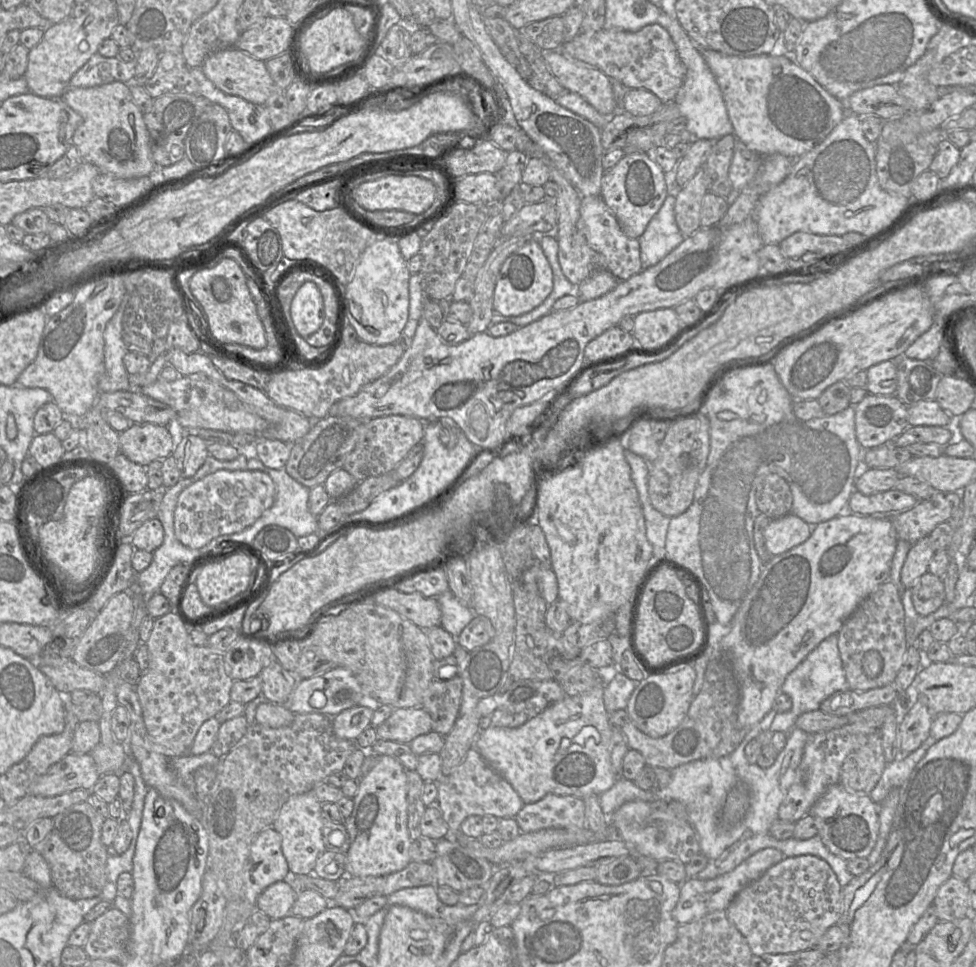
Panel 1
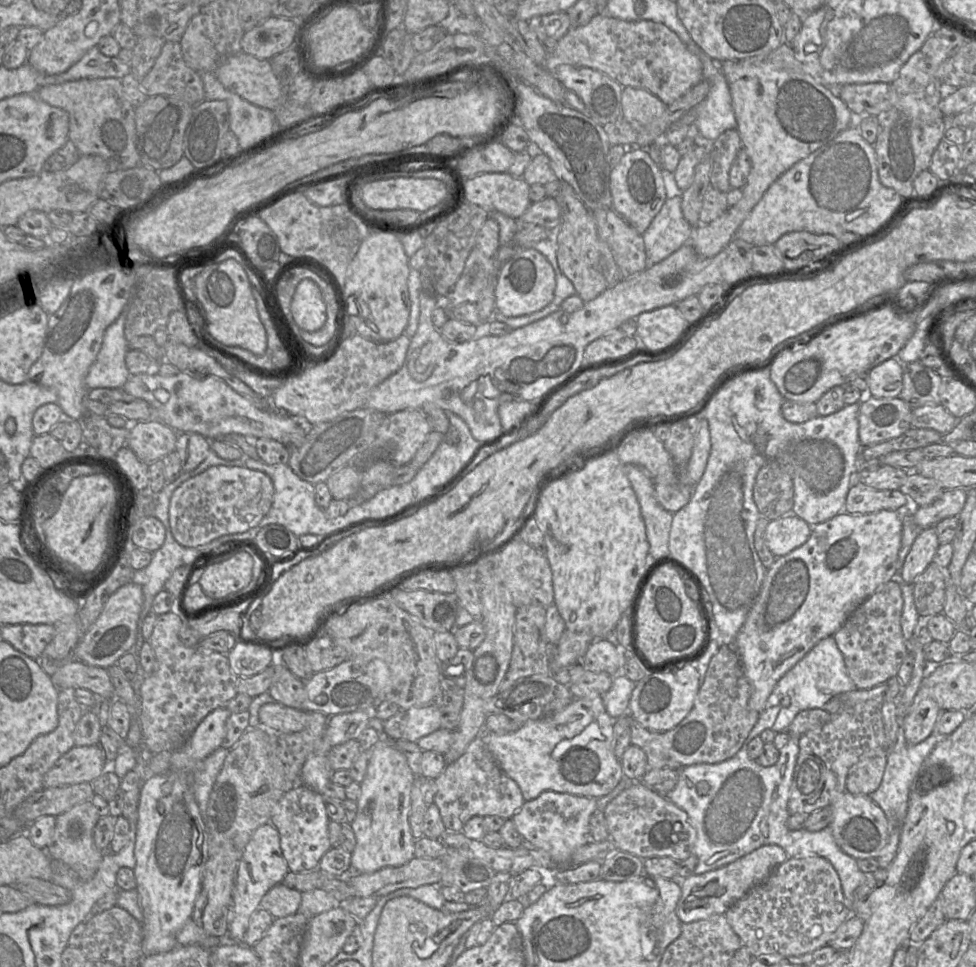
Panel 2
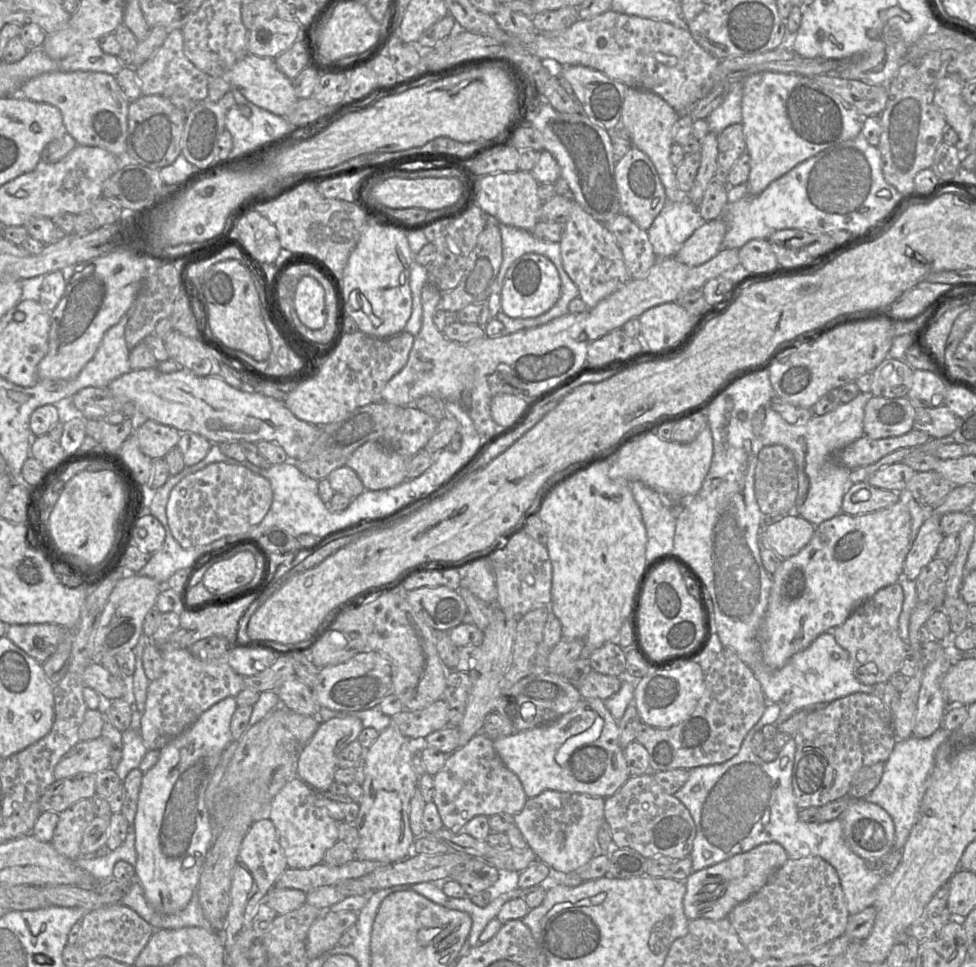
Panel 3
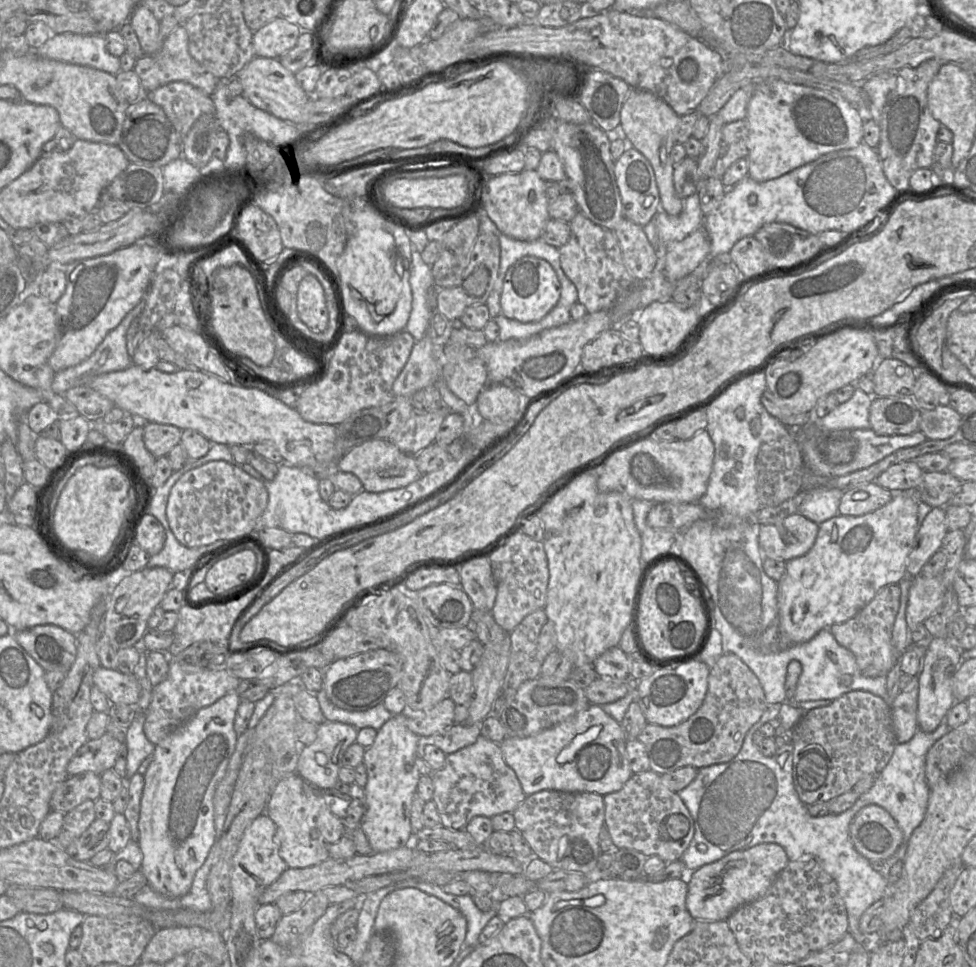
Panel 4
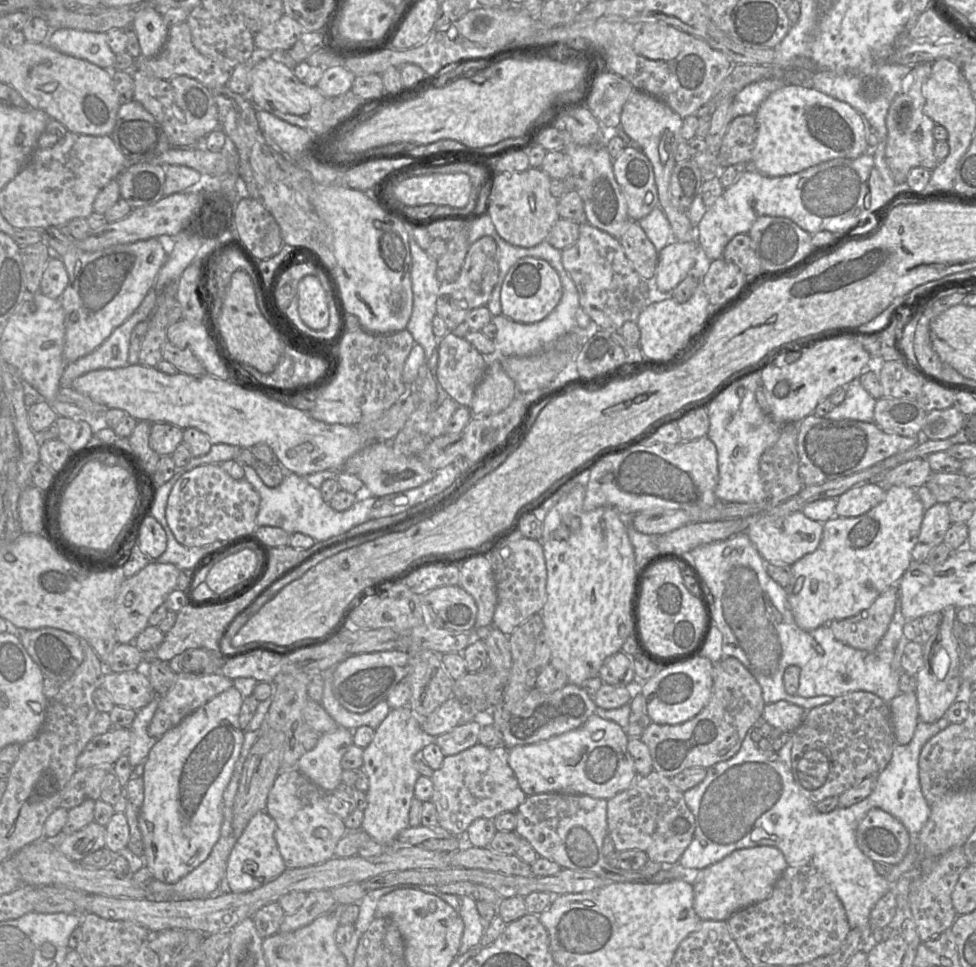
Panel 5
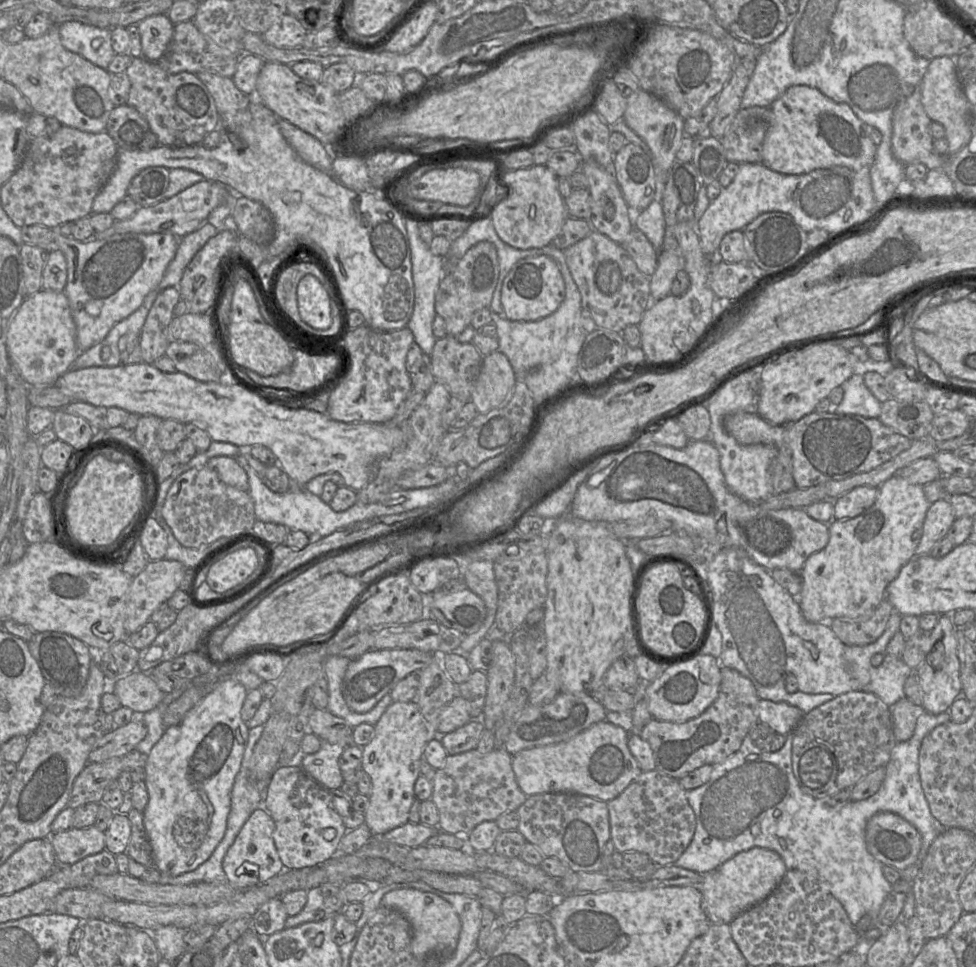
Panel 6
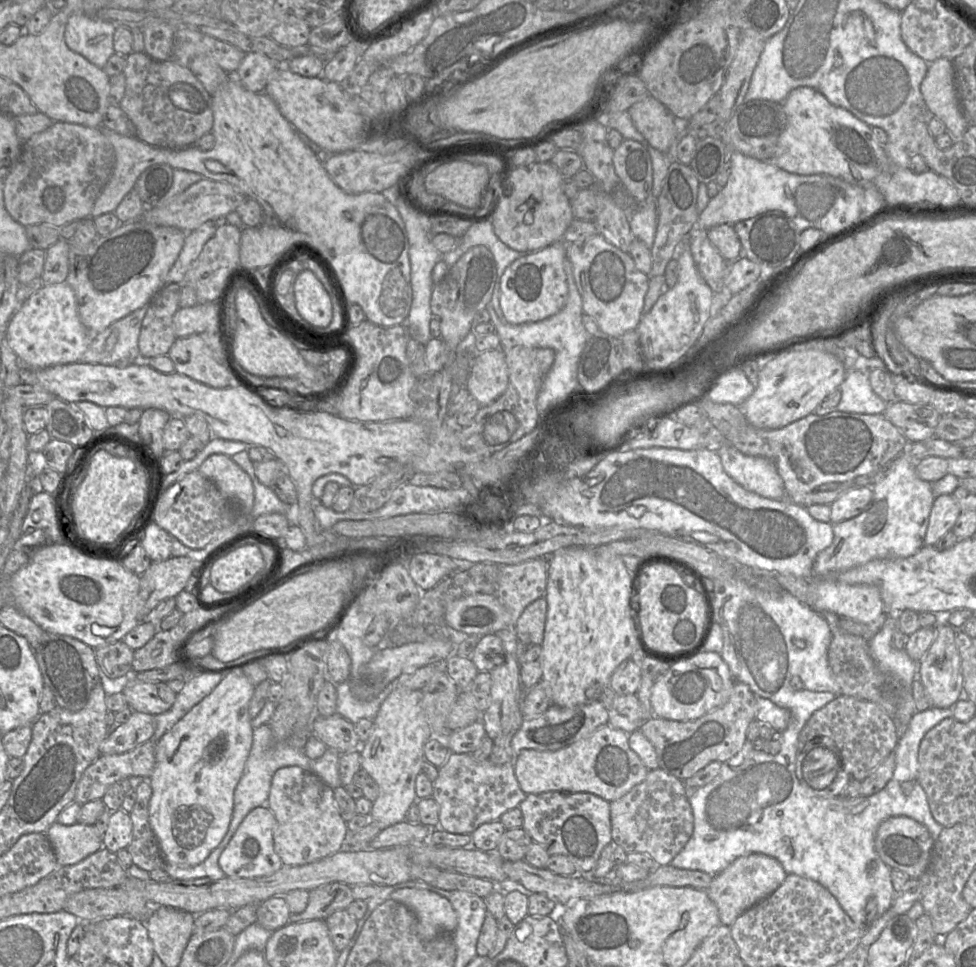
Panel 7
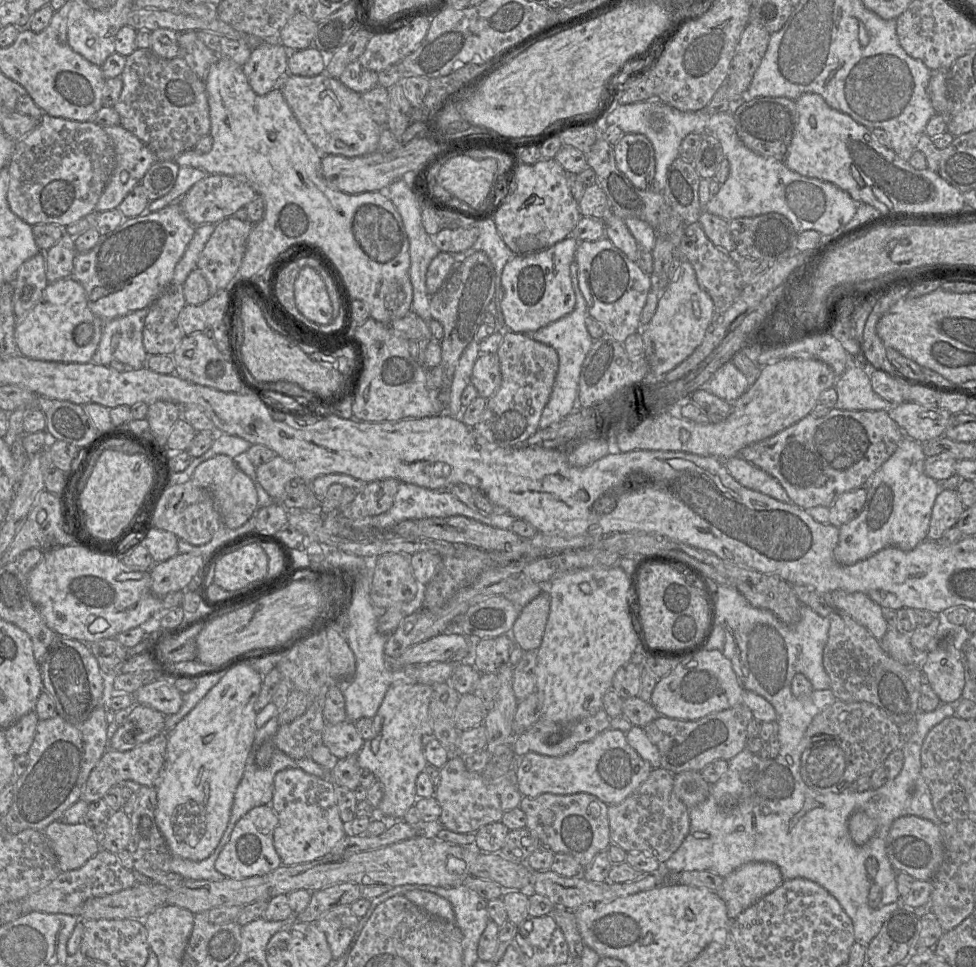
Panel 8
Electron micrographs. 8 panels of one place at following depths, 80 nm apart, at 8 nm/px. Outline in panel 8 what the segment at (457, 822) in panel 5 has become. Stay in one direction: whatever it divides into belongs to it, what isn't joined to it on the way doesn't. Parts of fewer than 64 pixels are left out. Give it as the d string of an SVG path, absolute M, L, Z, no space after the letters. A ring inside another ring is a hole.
M463 756L450 757L439 771L440 781L434 793L441 808L439 822L444 828L455 833L475 834L487 824L500 822L507 811L519 807L523 798L508 777L487 781L481 773L469 772Z

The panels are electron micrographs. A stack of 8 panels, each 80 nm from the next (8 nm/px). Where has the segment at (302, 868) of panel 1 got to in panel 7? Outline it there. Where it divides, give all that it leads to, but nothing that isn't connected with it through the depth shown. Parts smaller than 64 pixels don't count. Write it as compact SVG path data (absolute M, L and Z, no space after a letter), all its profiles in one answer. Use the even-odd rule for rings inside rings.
M278 769L272 777L267 803L262 806L267 806L276 819L273 846L283 866L309 864L346 847L349 831L336 806L334 791L311 769Z

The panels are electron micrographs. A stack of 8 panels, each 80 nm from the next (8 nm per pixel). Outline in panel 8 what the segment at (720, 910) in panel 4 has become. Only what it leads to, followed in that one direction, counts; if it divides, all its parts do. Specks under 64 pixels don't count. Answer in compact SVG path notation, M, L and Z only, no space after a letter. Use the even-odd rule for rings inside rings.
M751 862L724 877L724 883L719 891L714 891L723 899L727 907L728 917L734 921L740 913L753 905L765 895L771 893L782 884L784 878L779 868L770 862Z

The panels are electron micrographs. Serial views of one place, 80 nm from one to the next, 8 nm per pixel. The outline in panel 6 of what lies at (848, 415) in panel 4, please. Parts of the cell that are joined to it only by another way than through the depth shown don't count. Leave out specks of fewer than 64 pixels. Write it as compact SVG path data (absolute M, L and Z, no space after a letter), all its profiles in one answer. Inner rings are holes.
M857 370L842 385L843 400L835 407L835 413L879 418L882 403L872 394L864 382L864 372Z

